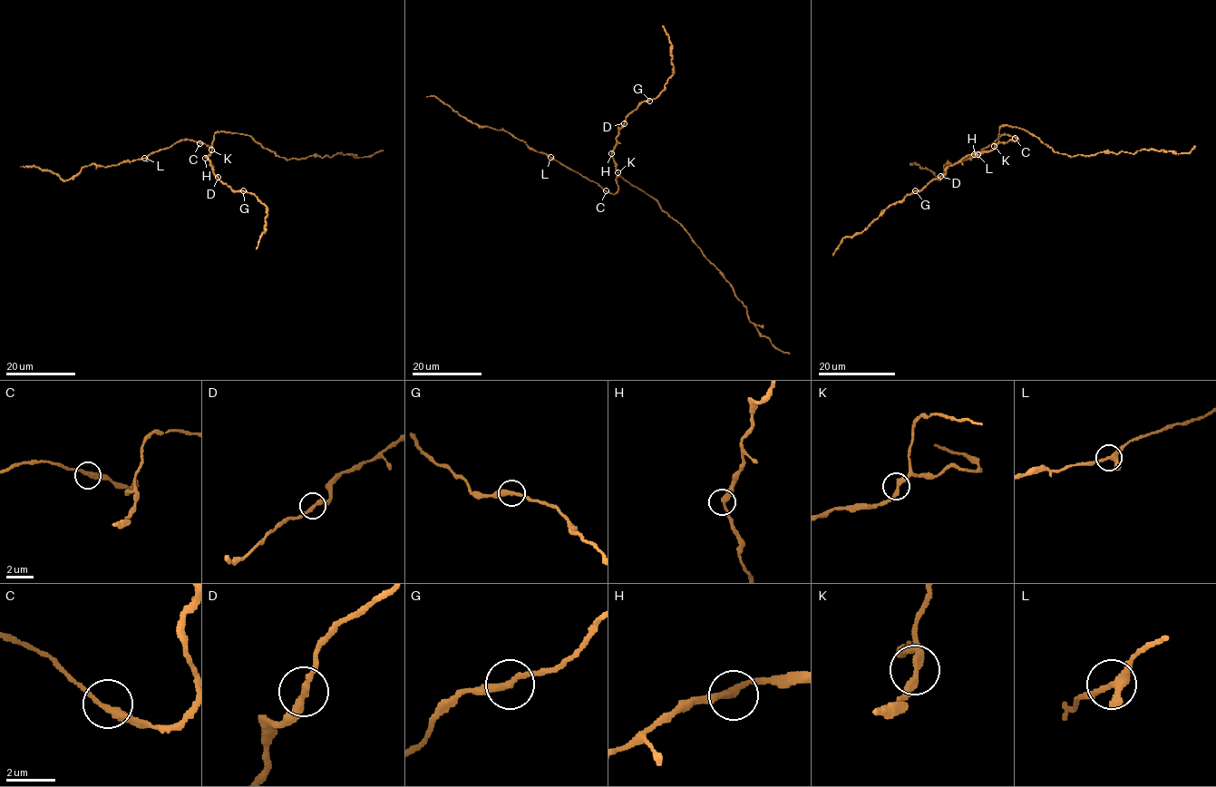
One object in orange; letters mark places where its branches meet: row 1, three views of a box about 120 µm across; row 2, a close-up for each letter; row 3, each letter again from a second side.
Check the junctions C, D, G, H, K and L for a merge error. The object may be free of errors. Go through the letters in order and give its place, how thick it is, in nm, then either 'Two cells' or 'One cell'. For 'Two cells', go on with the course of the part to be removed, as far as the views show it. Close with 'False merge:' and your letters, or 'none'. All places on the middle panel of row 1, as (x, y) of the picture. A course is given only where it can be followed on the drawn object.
C: Place: (606, 190). Thickness 320 nm. One cell
D: Place: (624, 123). Thickness 280 nm. One cell
G: Place: (649, 101). Thickness 300 nm. One cell
H: Place: (611, 153). Thickness 280 nm. One cell
K: Place: (617, 172). Thickness 280 nm. One cell
L: Place: (550, 157). Thickness 320 nm. One cell
False merge: none

